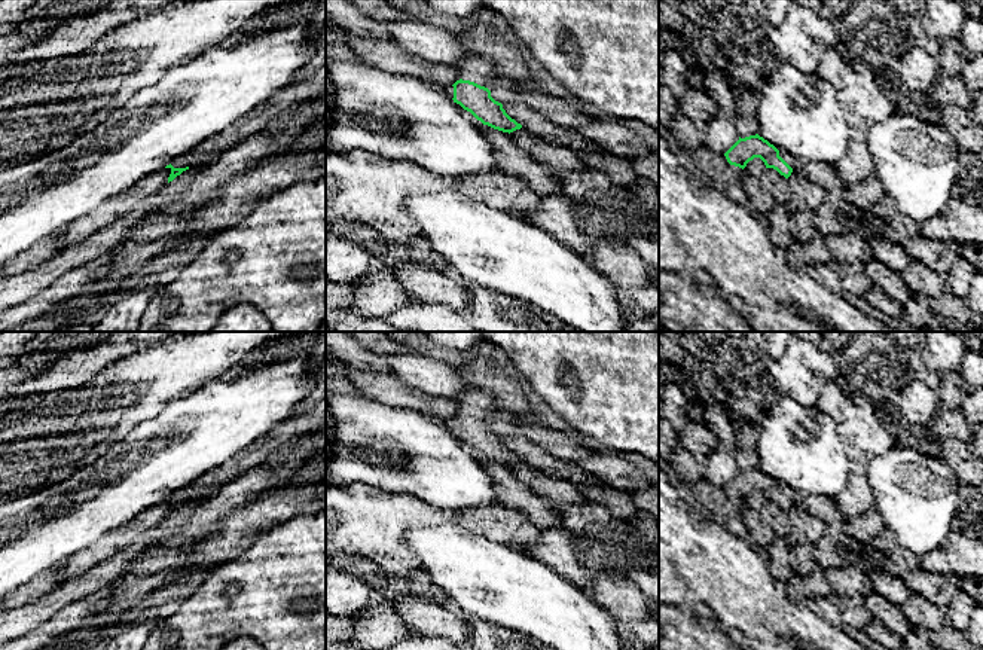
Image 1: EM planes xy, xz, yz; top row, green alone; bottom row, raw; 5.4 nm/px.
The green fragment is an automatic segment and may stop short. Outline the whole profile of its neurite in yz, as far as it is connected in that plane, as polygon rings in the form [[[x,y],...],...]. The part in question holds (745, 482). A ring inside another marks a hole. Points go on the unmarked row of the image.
[[[758,467],[741,472],[724,486],[730,498],[745,501],[750,494],[760,491],[766,501],[776,503],[788,512],[794,503],[800,503],[802,494],[785,482],[776,482]]]

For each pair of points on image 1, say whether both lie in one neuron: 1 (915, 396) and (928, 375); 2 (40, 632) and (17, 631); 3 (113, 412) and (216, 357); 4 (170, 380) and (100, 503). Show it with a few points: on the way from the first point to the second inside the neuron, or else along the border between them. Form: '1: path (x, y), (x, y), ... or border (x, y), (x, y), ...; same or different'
1: border (910, 380), (919, 380), (936, 391); different
2: border (57, 610), (28, 632); different
3: path (139, 409), (149, 405), (191, 363); same
4: border (177, 399), (156, 415), (139, 423), (125, 436); different

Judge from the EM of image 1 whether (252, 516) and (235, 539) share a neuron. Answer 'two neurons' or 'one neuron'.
one neuron

